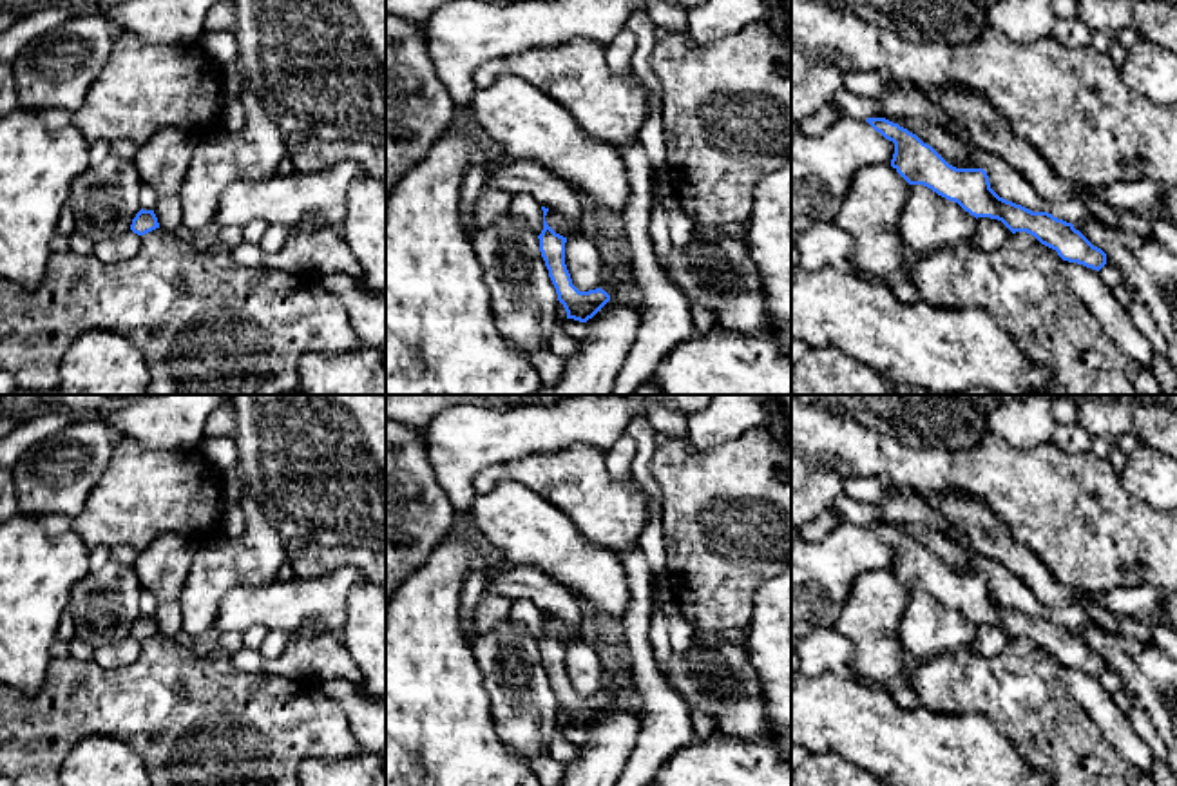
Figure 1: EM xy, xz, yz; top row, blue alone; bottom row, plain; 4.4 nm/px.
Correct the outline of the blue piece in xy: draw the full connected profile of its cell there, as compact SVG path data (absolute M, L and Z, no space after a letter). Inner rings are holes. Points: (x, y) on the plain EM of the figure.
M143 614L136 619L130 630L130 636L138 641L145 641L156 634L159 634L159 628L154 616L143 616Z

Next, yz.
M885 523L866 525L876 538L895 549L891 572L909 589L923 590L938 601L958 609L978 623L1001 627L1012 639L1027 637L1057 657L1063 666L1092 676L1106 670L1106 659L1094 652L1072 628L1048 618L1032 618L1000 603L983 574L956 574L916 540Z

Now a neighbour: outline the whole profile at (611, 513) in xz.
M585 442L485 467L473 489L483 494L502 482L532 489L565 513L590 543L616 552L637 545L650 520L650 500L641 484L634 476L614 480L605 451Z

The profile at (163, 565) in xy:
M177 532L158 536L138 552L134 565L139 585L150 590L159 603L181 601L194 551L201 543Z

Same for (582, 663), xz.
M588 639L567 645L565 670L572 690L579 697L599 694L603 685L603 666Z

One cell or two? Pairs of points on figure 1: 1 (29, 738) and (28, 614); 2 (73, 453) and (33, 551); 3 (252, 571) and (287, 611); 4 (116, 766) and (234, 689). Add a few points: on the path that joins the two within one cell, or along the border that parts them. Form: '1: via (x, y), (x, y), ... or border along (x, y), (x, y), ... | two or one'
1: border along (51, 658), (42, 689), (37, 694), (20, 692) | two
2: border along (19, 509), (22, 513), (67, 515), (71, 518) | two
3: border along (276, 578), (254, 587), (232, 587), (223, 596) | two
4: border along (98, 734), (120, 738), (147, 766) | two

